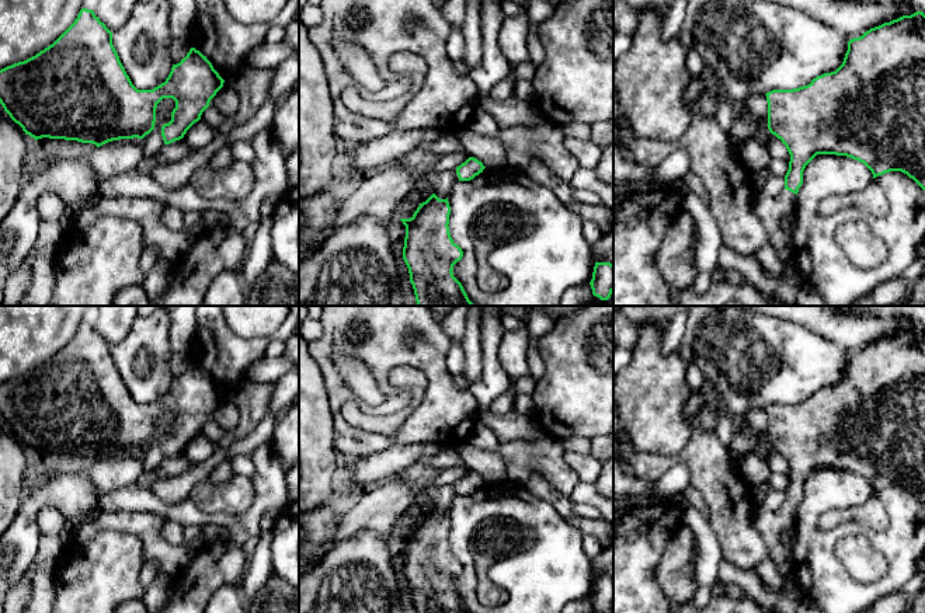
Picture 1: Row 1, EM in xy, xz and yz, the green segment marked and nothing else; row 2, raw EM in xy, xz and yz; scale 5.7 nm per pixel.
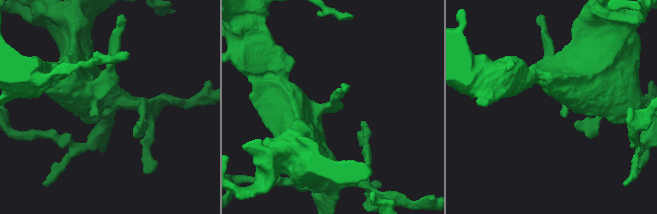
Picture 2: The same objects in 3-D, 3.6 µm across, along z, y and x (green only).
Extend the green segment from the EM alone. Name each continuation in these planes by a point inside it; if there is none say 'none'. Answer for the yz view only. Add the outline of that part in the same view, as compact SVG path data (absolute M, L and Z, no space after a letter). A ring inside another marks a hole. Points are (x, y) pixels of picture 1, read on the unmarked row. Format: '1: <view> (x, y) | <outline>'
1: yz (771, 525) | M782 504L776 511L764 511L757 508L752 515L752 526L764 537L771 560L775 563L779 574L785 578L793 574L794 564L792 551L780 543L786 530L794 530L796 508Z

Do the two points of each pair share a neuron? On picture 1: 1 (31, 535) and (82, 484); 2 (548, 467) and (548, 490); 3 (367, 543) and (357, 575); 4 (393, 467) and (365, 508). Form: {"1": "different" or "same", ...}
{"1": "same", "2": "different", "3": "same", "4": "different"}

